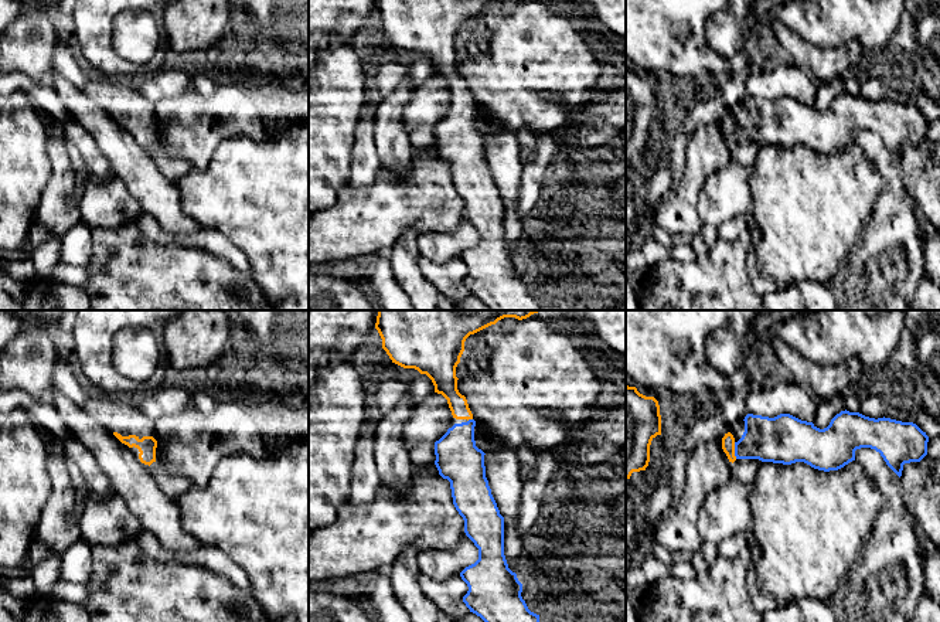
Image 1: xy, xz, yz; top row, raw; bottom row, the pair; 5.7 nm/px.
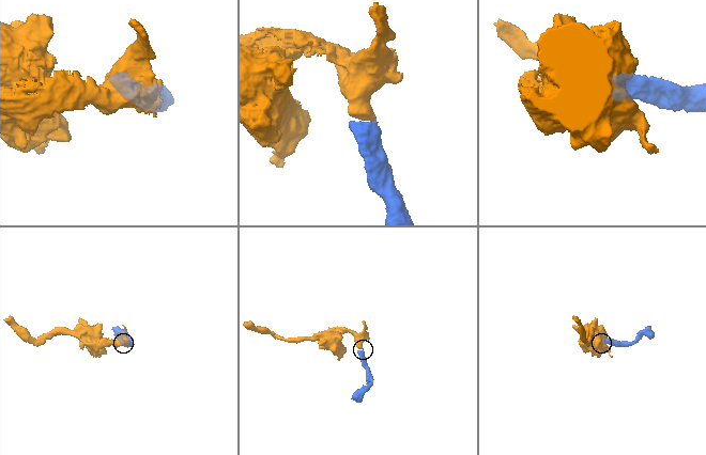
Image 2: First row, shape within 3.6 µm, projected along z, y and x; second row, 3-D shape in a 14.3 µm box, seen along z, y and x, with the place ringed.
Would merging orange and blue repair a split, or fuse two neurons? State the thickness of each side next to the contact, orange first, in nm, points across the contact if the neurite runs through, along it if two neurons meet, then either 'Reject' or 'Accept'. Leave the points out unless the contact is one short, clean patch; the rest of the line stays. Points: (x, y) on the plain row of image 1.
Thickness 80 nm (orange) against 260 nm. Path across: yz (728, 123), (734, 133), (762, 122), (776, 122). Accept

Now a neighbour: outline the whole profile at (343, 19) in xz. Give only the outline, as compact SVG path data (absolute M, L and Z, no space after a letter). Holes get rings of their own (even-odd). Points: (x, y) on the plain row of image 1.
M309 0L309 69L333 37L350 41L375 6L377 0Z

